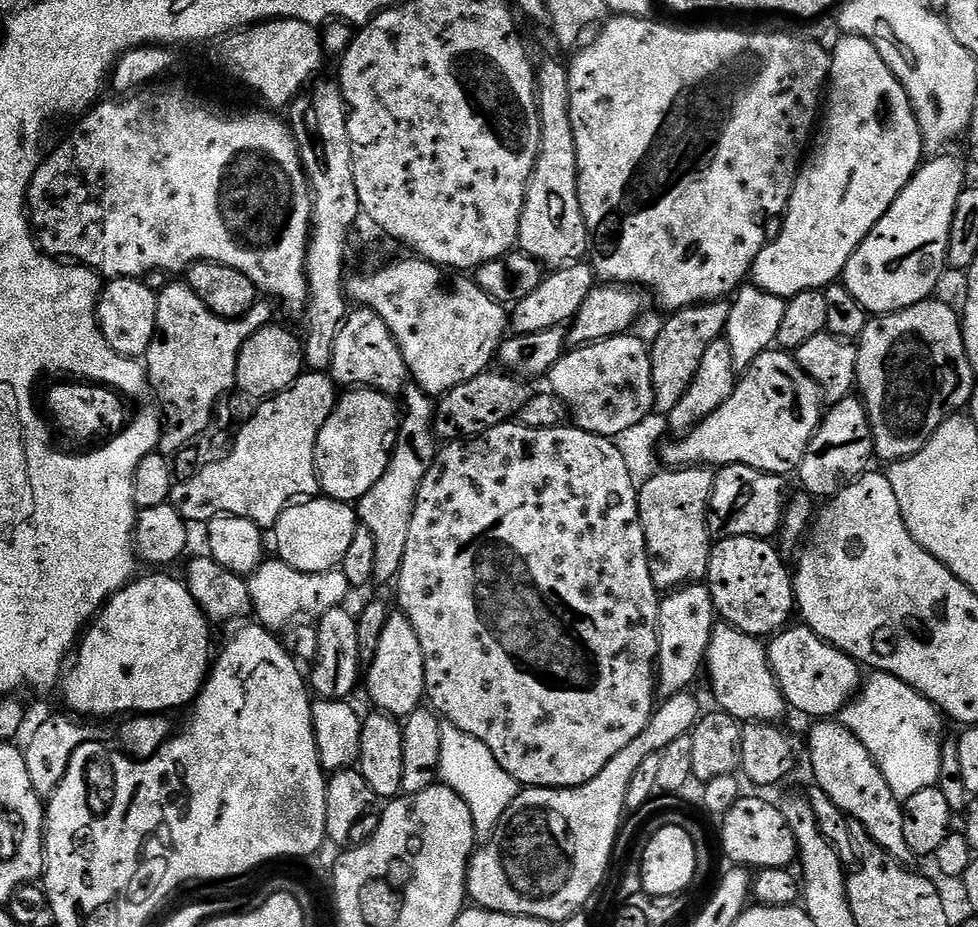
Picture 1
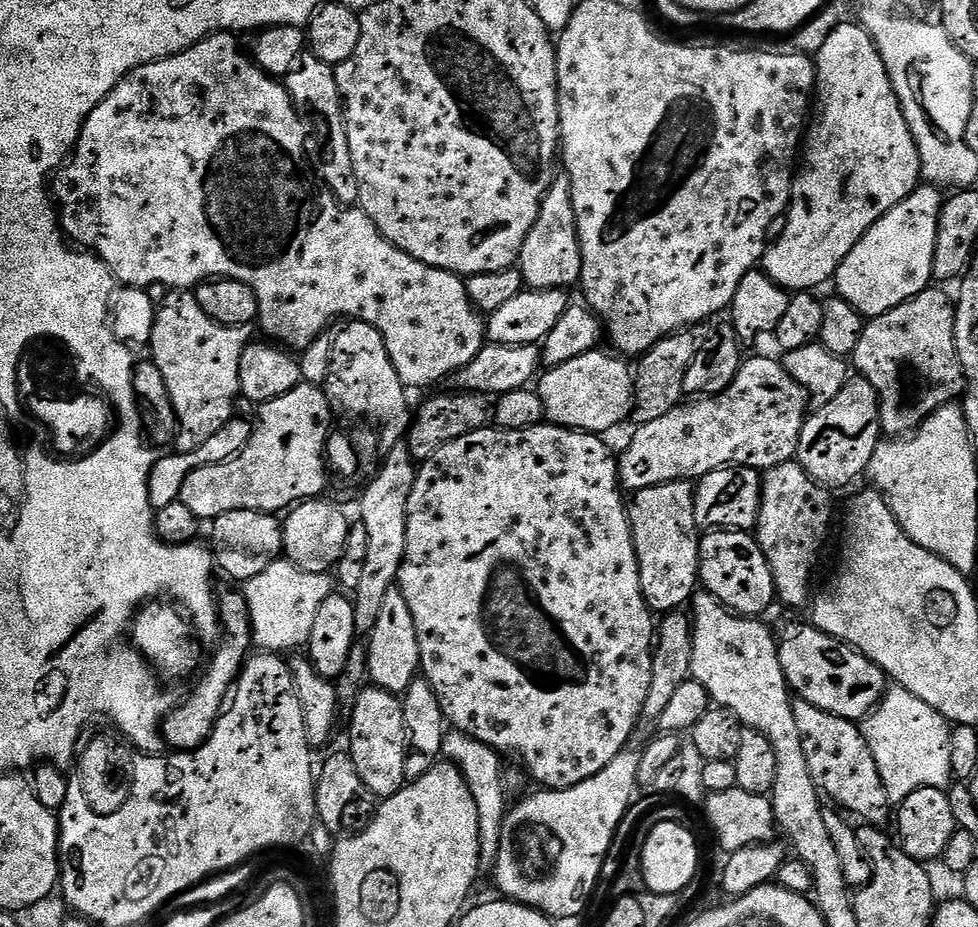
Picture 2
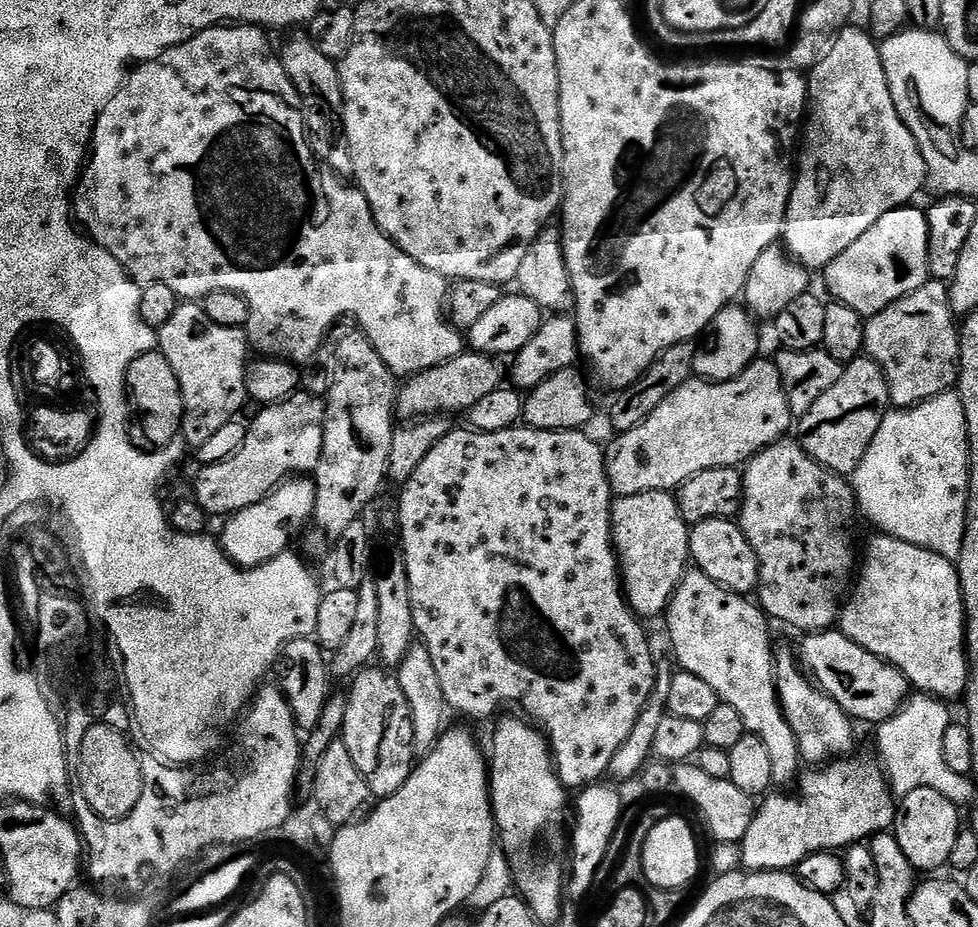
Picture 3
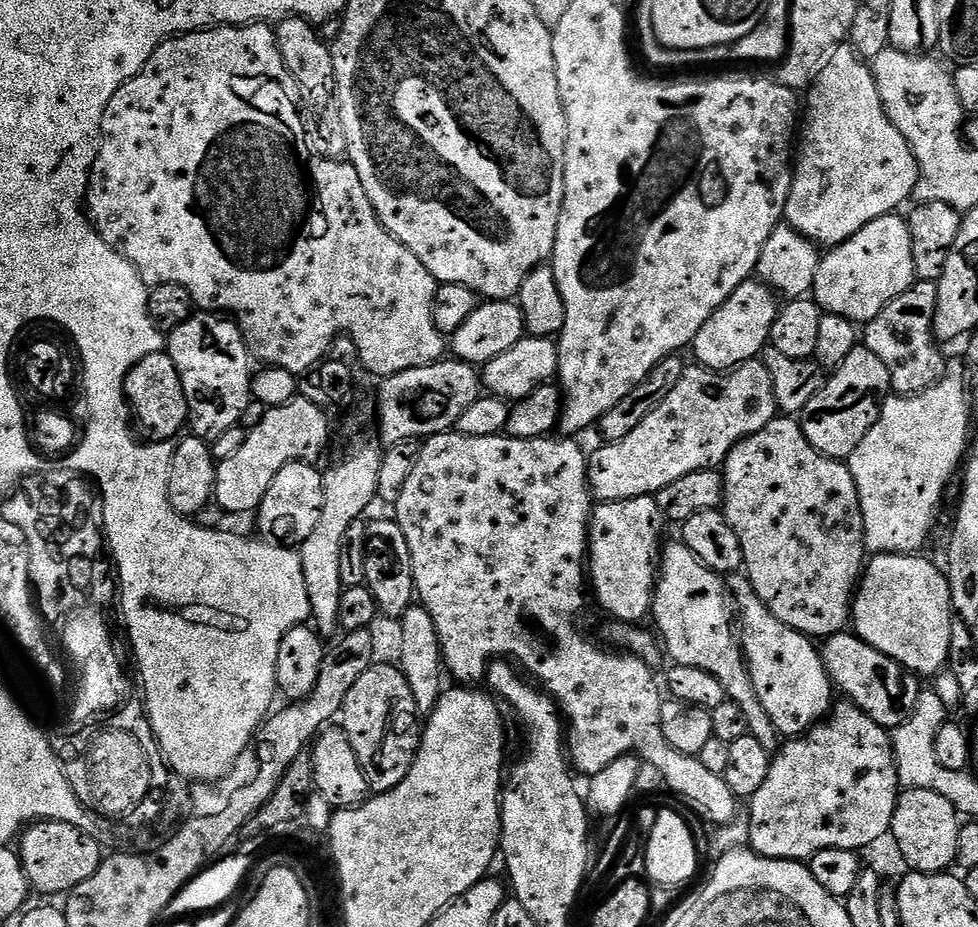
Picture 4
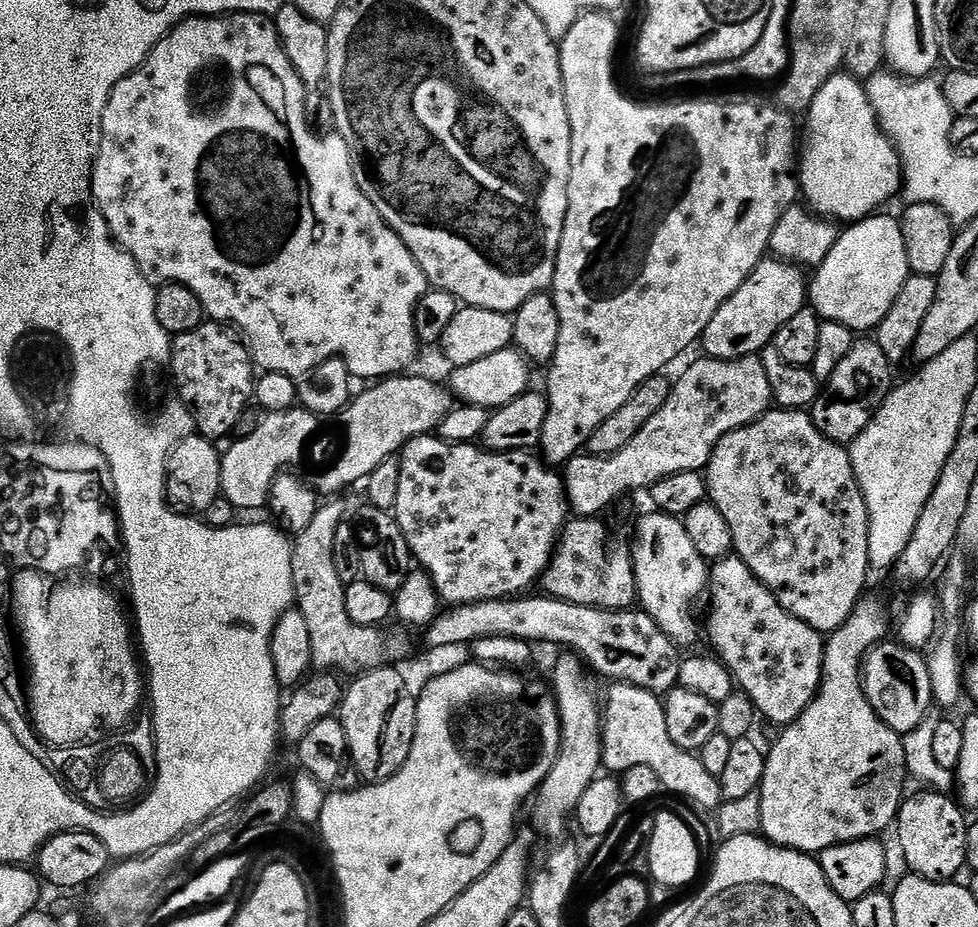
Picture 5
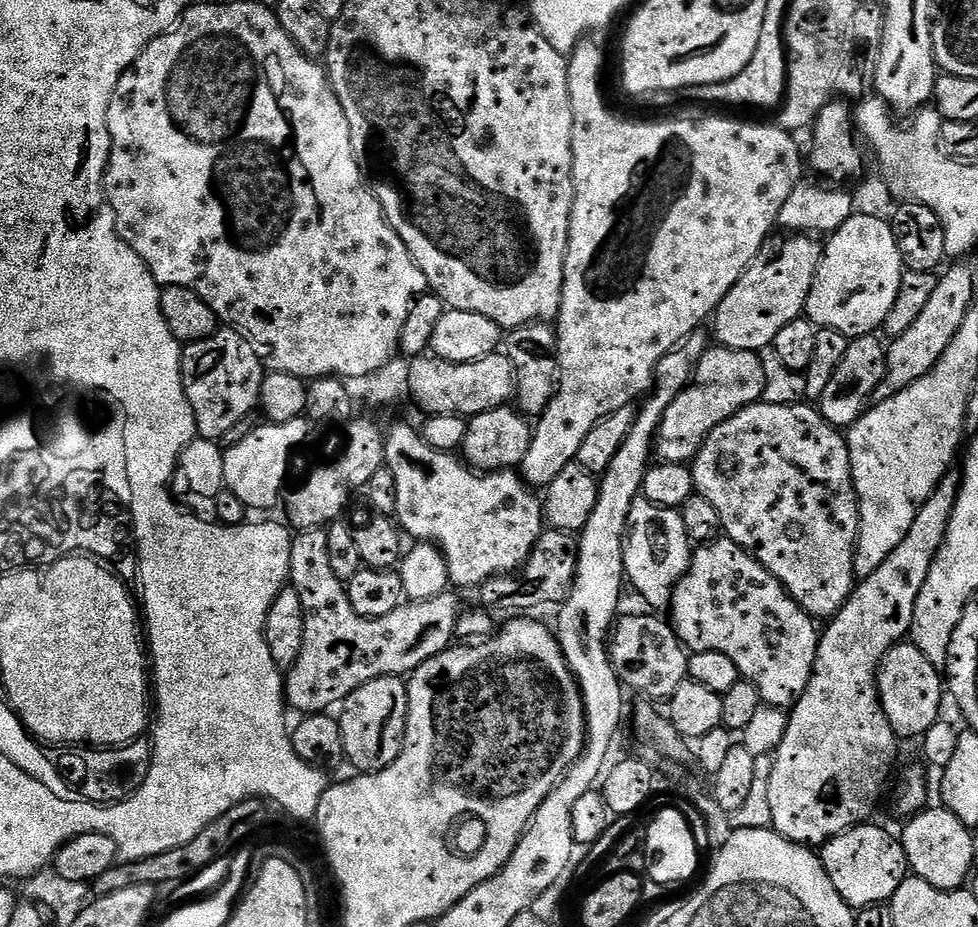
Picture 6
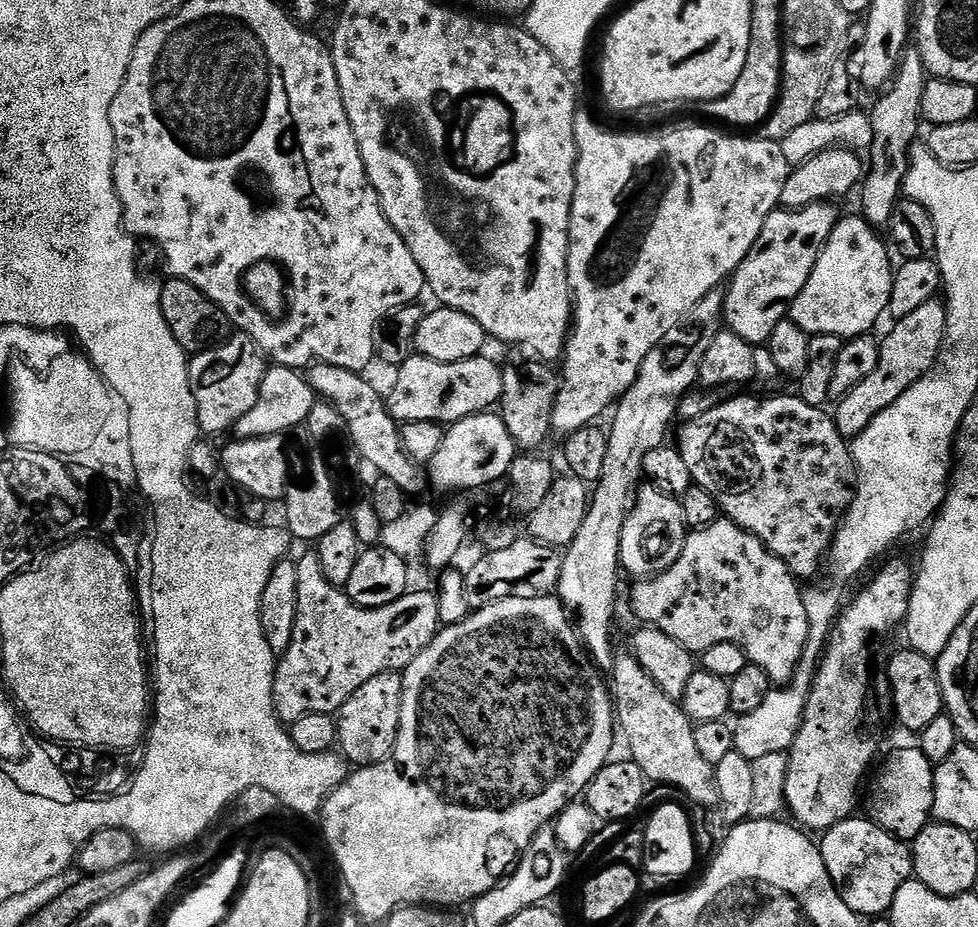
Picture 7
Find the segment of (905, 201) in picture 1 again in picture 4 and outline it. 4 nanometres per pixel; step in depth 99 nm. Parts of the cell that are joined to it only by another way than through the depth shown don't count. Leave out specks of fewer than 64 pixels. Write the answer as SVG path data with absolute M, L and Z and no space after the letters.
M893 214L862 226L846 242L829 247L820 257L810 296L825 313L845 316L853 324L863 326L878 318L898 294L916 281L908 221L903 215Z

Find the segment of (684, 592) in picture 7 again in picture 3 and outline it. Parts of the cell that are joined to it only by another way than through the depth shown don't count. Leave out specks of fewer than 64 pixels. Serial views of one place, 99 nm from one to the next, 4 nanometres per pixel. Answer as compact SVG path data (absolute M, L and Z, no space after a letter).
M777 651L774 671L780 709L784 712L784 720L790 722L790 730L794 730L794 738L798 738L801 761L808 766L823 766L833 758L847 757L851 753L848 751L856 744L856 736L852 733L853 717L847 716L838 702L816 687L802 671L793 653L791 656L788 652Z

